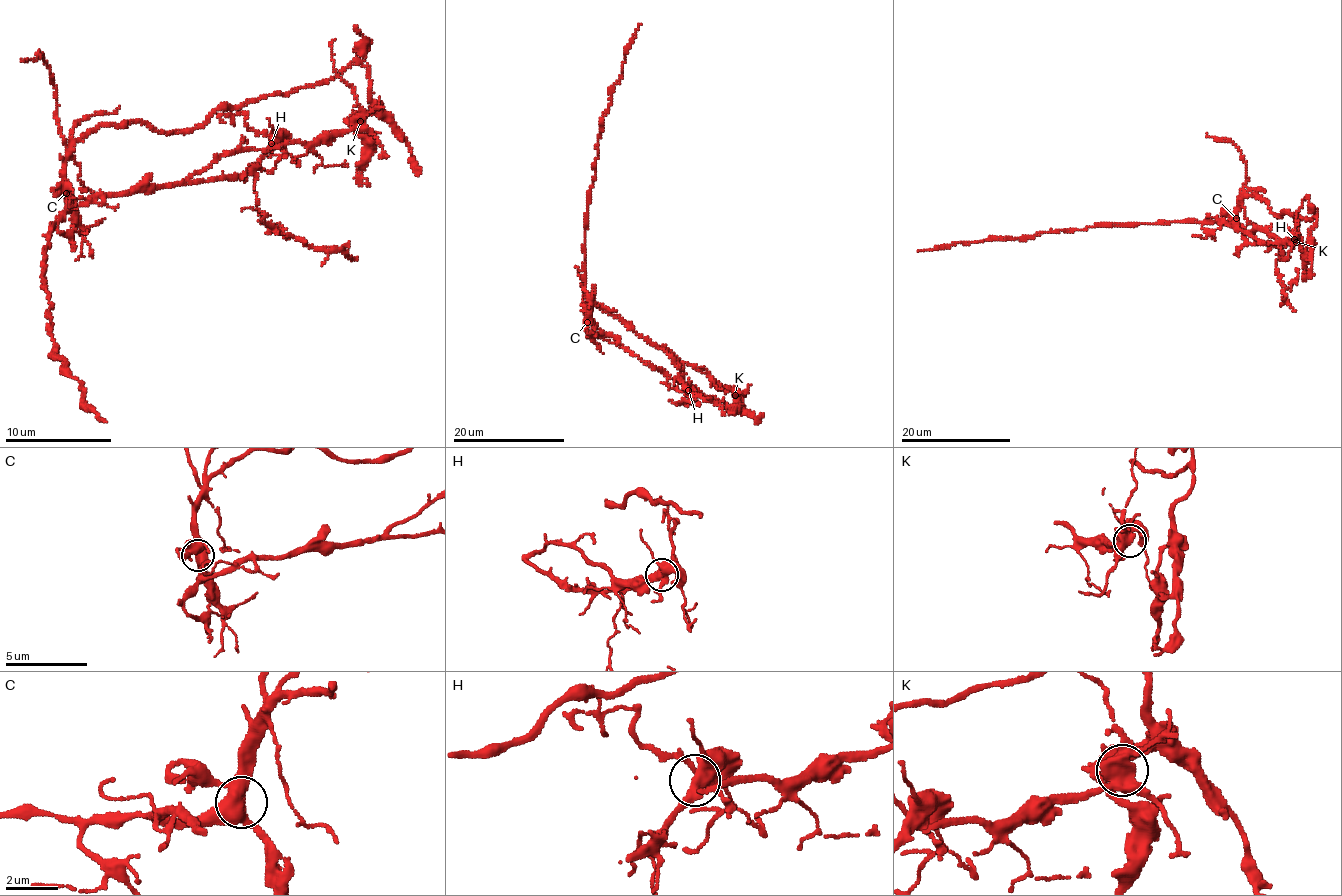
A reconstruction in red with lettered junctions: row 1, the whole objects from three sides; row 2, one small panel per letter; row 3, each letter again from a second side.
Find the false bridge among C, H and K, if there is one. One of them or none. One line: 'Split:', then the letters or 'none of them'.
Split: none of them

